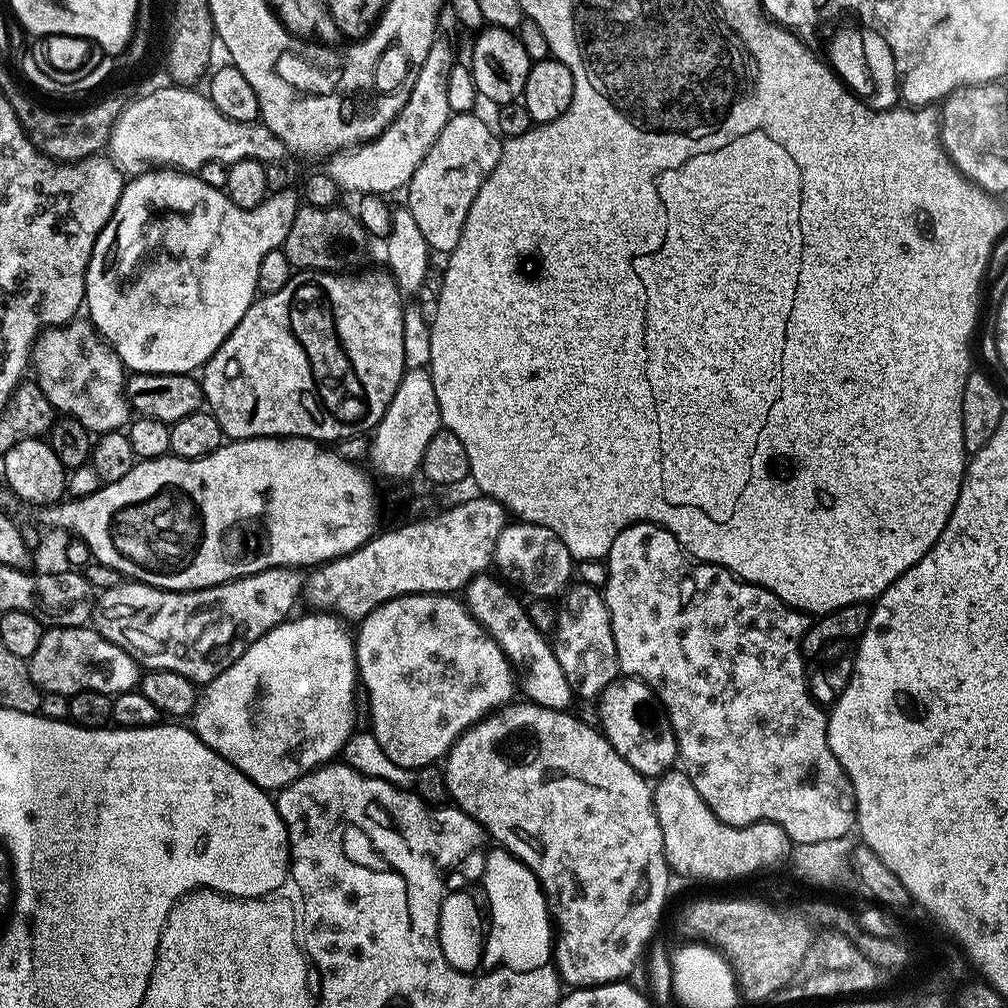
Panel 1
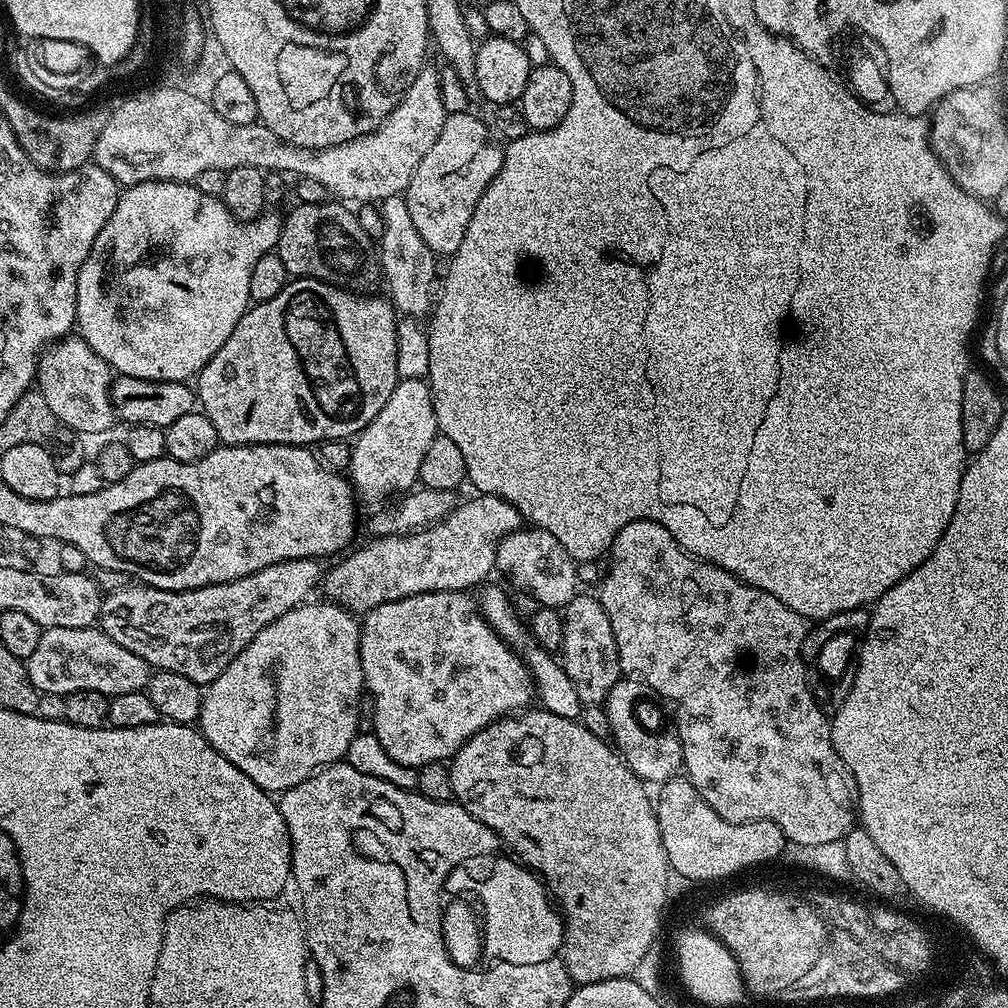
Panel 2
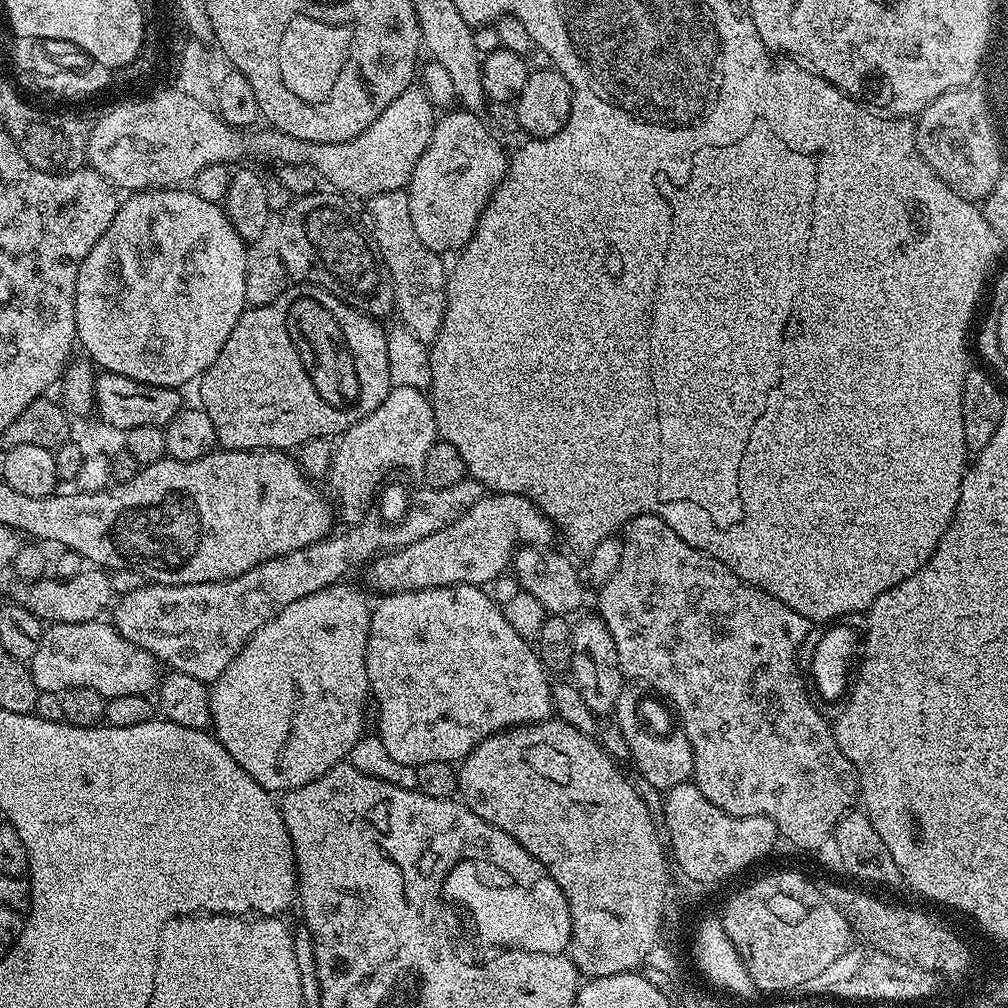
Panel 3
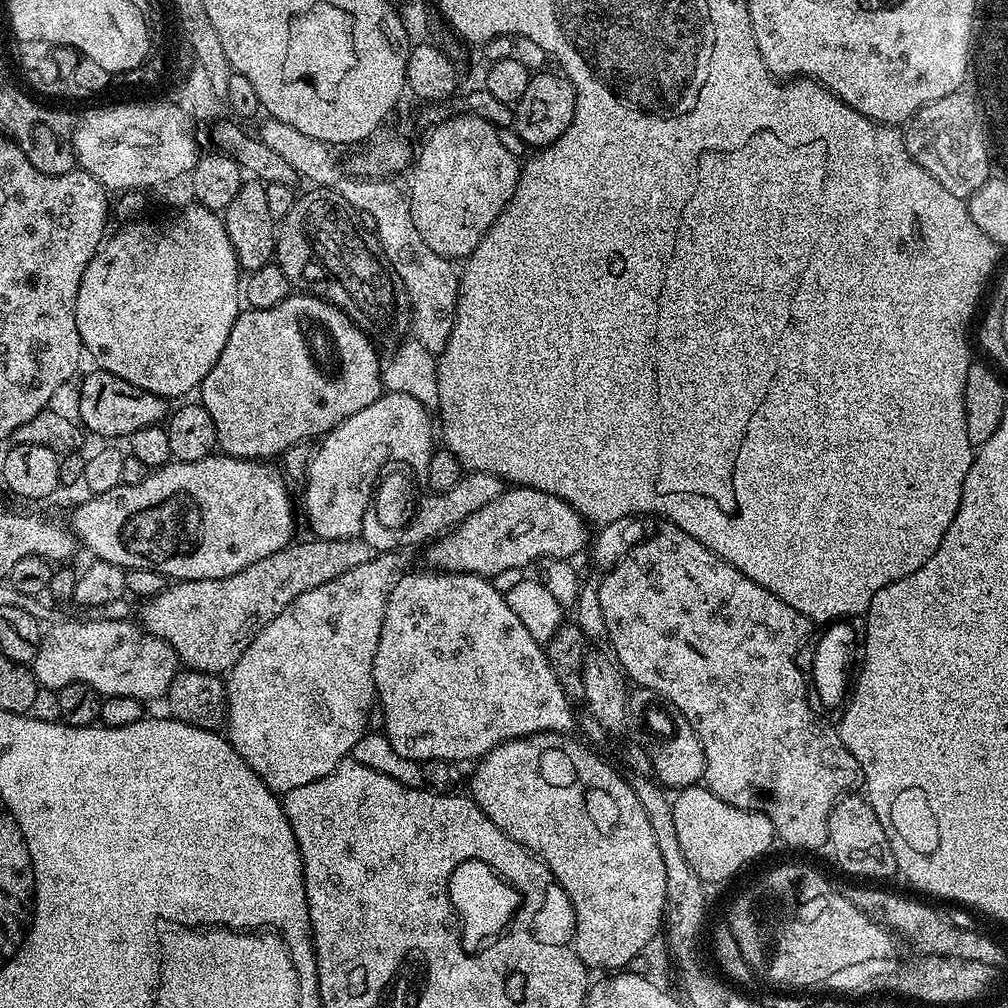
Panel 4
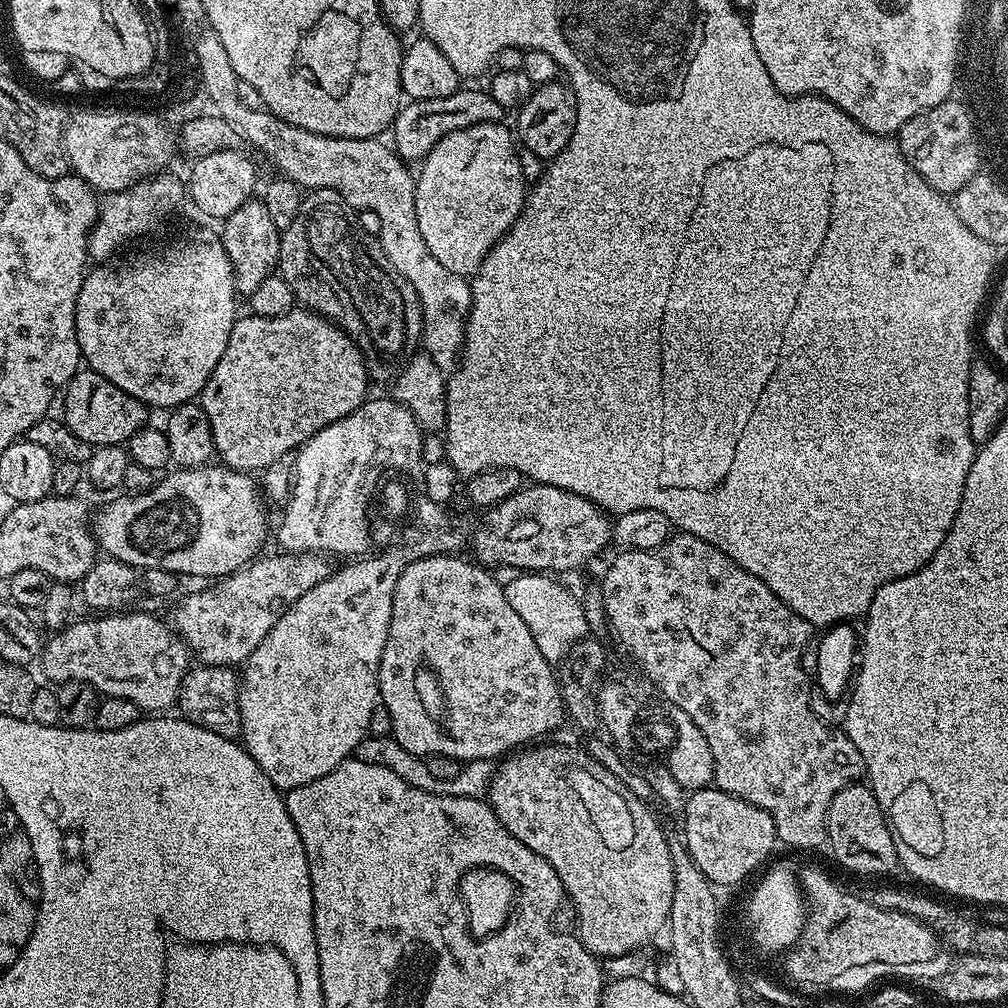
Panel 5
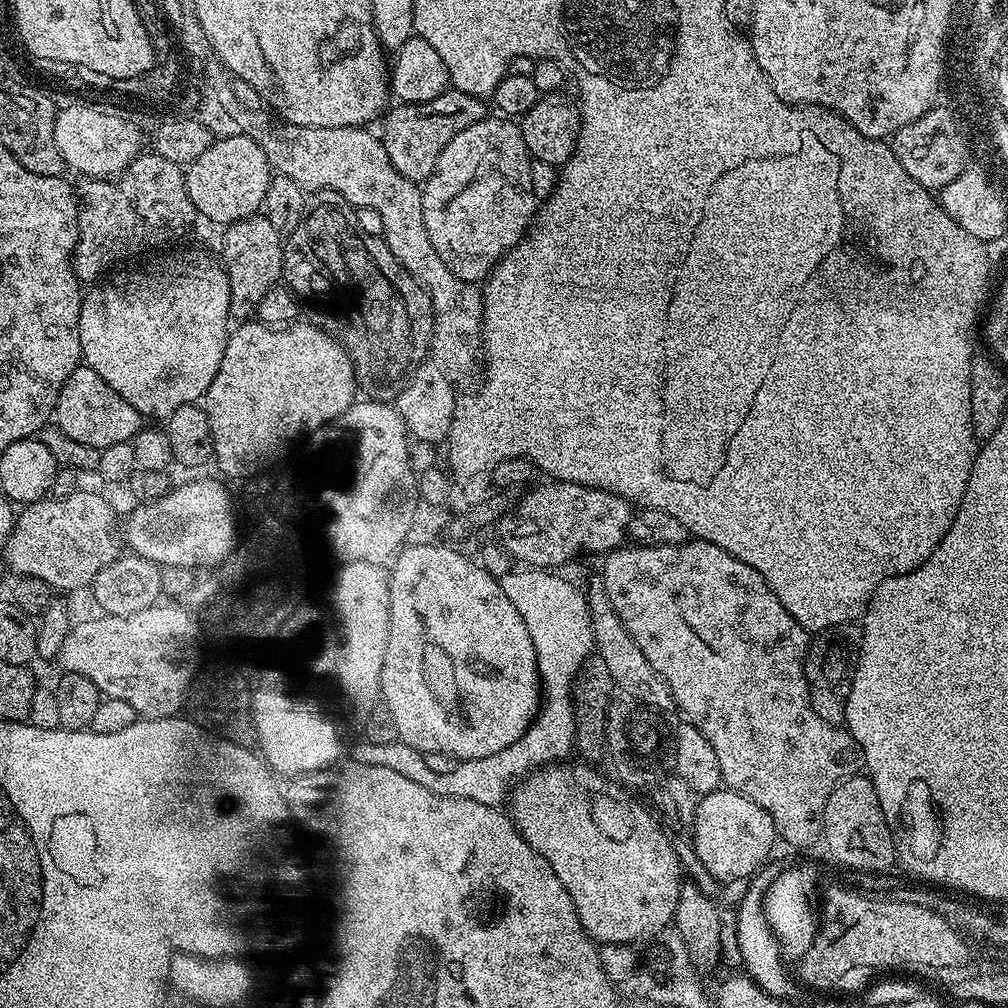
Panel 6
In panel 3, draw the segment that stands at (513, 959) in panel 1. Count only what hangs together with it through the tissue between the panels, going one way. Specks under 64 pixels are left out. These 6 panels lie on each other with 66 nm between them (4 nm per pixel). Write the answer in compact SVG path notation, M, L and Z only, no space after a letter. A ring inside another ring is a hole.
M471 861L457 863L448 875L447 881L454 884L449 890L460 895L468 906L472 906L476 914L480 914L478 920L488 920L488 924L504 924L504 942L510 942L510 948L540 954L562 954L569 949L572 938L572 915L565 895L556 882L546 876L535 886L466 885L462 881L471 868L474 868Z

